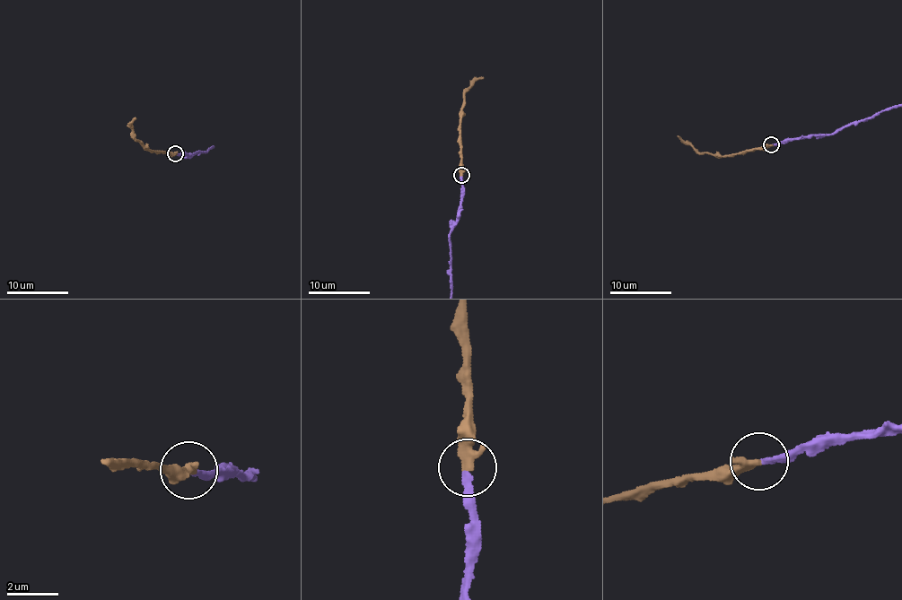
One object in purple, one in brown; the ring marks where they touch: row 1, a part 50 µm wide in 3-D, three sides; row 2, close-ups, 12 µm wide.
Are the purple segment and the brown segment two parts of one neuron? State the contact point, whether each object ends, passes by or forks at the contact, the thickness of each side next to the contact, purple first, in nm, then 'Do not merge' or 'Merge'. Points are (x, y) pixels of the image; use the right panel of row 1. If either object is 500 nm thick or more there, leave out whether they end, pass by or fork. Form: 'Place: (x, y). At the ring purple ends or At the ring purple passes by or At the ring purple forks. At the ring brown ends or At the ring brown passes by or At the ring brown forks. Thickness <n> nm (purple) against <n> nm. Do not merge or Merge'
Place: (771, 144). At the ring purple ends. At the ring brown ends. Thickness 240 nm (purple) against 400 nm. Merge

